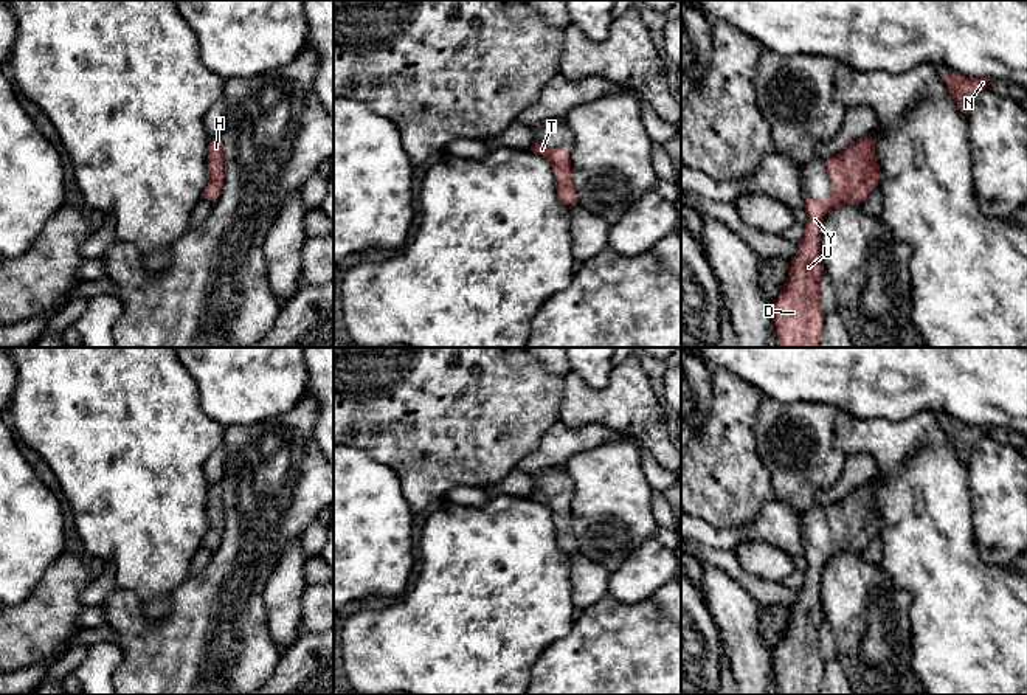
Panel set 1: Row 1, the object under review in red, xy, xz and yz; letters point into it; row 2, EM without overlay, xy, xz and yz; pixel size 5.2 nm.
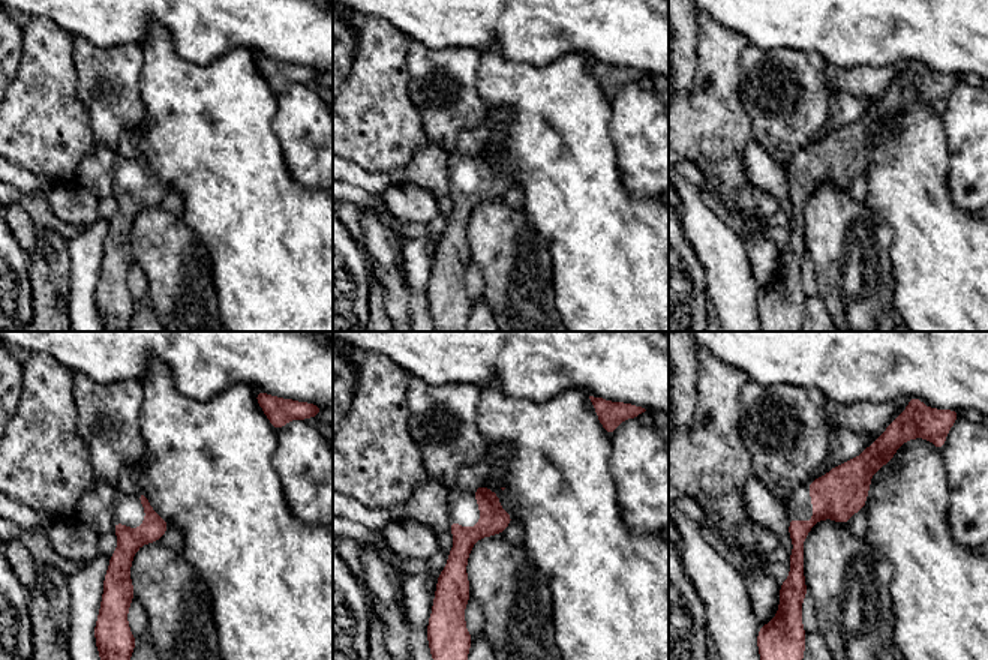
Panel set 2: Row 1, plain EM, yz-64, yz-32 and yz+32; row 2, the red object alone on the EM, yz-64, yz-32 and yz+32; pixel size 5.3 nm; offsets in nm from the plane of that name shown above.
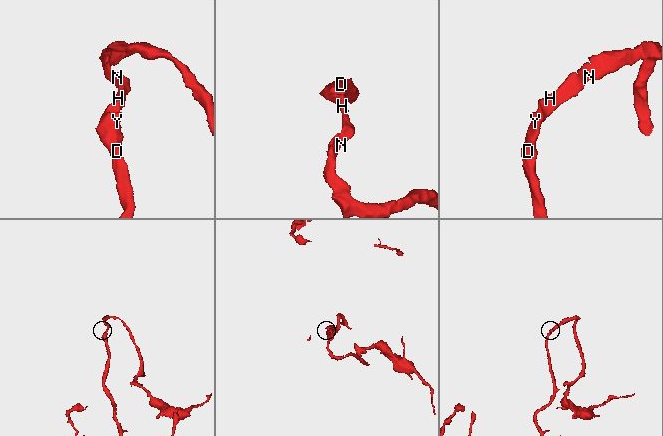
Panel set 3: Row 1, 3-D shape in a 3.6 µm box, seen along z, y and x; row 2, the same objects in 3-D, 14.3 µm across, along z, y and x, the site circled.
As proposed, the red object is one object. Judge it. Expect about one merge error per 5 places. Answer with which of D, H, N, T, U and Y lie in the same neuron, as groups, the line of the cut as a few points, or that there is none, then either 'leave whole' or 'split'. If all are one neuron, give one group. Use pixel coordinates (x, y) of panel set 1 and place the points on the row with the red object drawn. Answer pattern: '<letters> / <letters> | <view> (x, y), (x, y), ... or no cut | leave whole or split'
D H N T U Y | no cut | leave whole

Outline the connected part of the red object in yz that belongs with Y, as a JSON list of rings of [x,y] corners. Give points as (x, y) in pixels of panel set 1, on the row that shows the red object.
[[[875,133],[861,137],[824,161],[832,183],[825,200],[804,195],[807,223],[799,253],[790,259],[785,287],[773,307],[773,326],[780,348],[819,348],[825,321],[819,303],[819,281],[825,275],[821,253],[822,220],[841,205],[861,205],[878,185],[875,140]]]

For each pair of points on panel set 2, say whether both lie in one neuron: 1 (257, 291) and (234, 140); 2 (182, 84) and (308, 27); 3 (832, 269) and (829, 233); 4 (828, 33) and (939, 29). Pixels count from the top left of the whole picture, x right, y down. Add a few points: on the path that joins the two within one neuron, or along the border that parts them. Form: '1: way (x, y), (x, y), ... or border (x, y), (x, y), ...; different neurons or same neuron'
1: way (257, 254), (257, 224), (237, 195), (234, 177); same neuron
2: border (255, 53), (248, 48), (231, 48), (218, 59); different neurons
3: way (831, 260), (831, 242); same neuron
4: way (855, 32), (912, 29); same neuron

